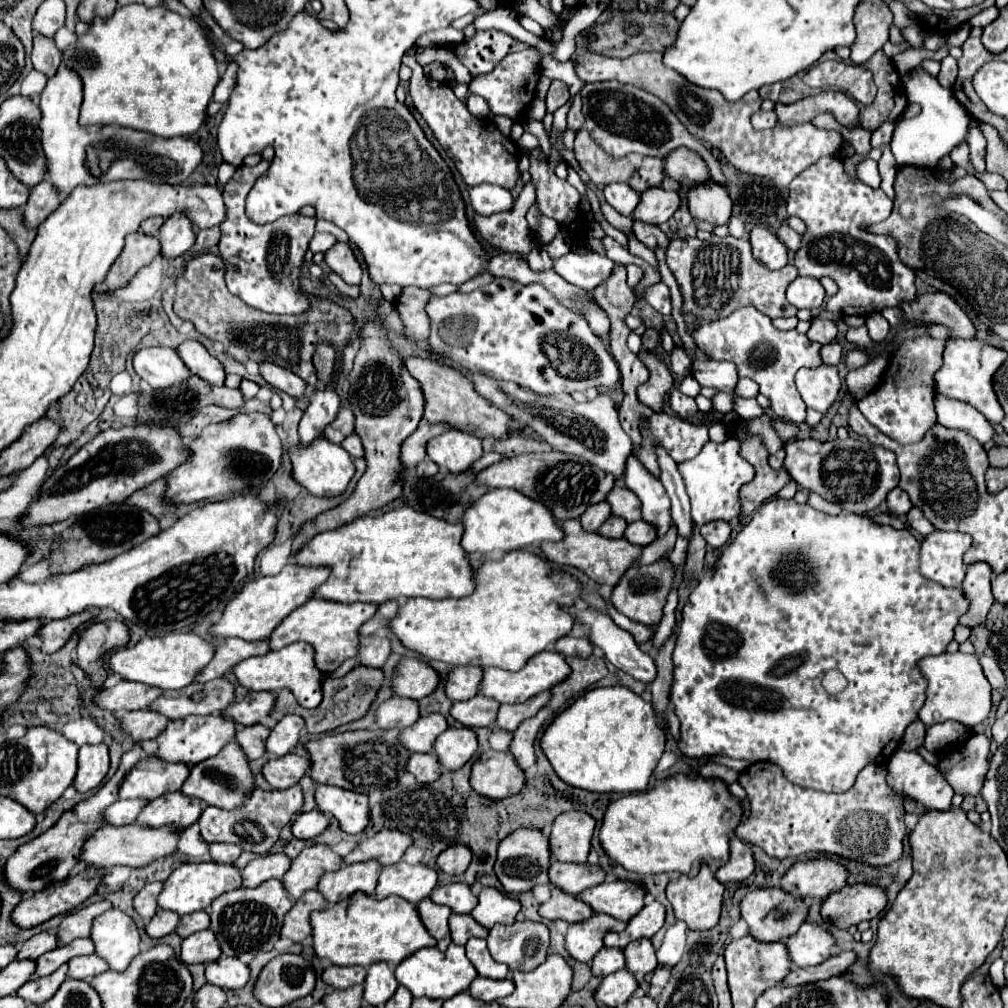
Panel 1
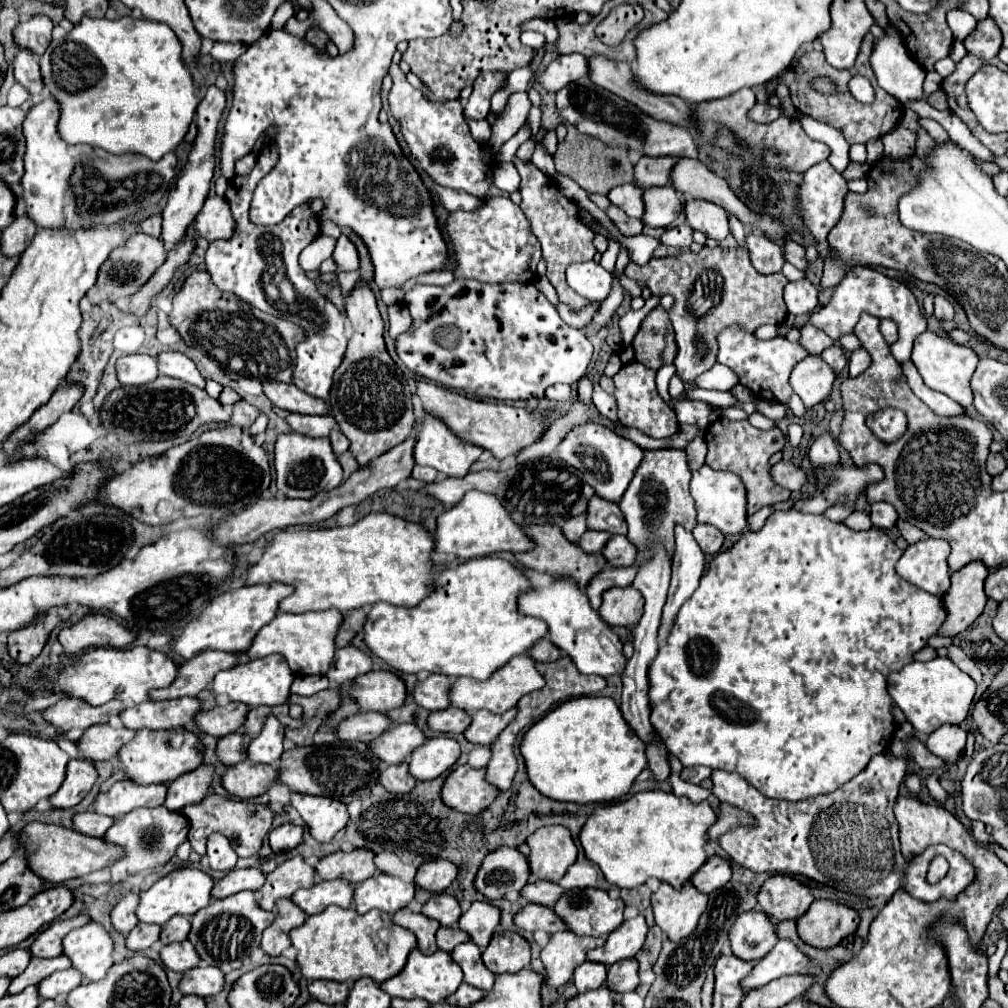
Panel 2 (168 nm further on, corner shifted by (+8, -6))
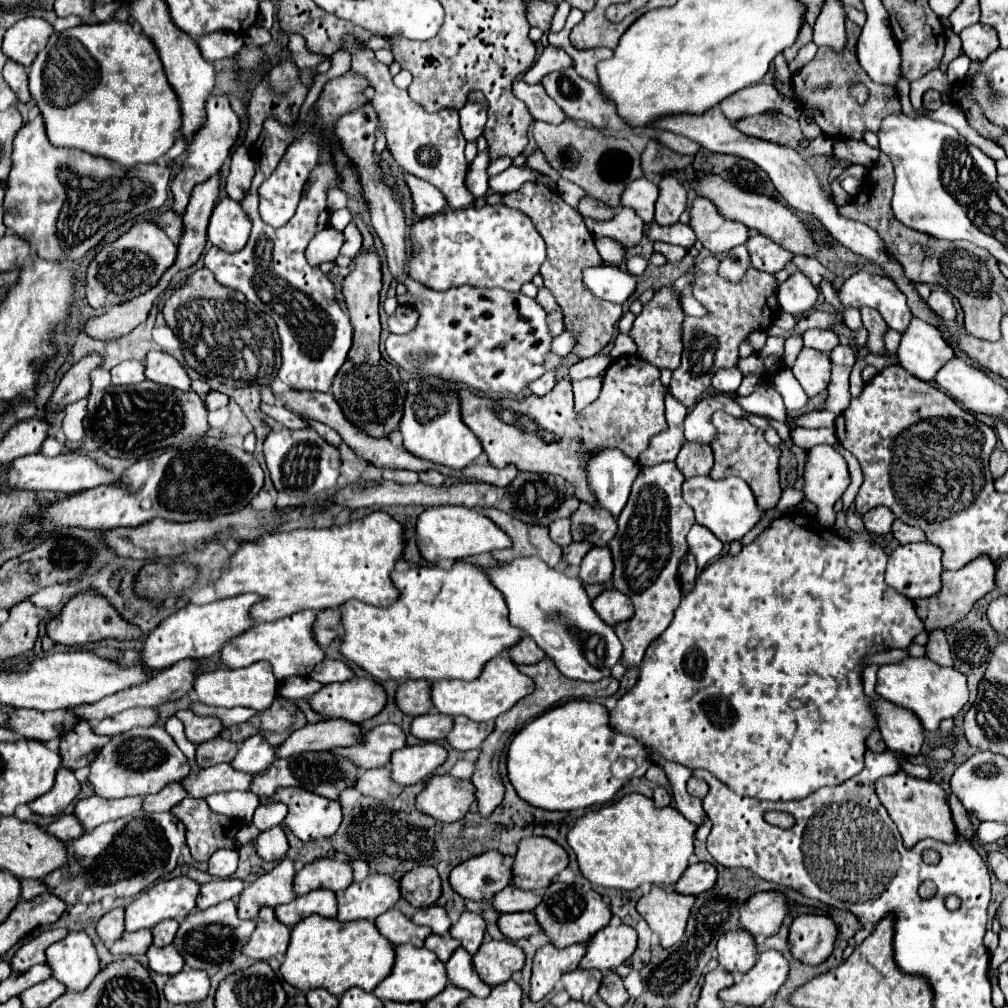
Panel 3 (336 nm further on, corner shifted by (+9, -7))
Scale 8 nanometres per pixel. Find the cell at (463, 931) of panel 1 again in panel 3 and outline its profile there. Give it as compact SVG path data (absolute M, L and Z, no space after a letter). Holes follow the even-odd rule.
M431 934L431 936L427 936L427 940L425 940L425 948L427 948L427 950L433 950L441 962L447 962L449 956L451 956L459 946L461 946L461 942L459 942L459 940L453 940L453 936L449 936L449 934L445 934L445 936Z

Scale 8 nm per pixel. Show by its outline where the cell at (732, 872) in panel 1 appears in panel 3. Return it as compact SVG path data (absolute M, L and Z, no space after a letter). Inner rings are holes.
M697 862L691 864L683 876L679 878L679 882L675 884L675 890L681 894L701 894L707 892L709 888L713 888L713 884L717 882L717 870L713 864L709 862Z

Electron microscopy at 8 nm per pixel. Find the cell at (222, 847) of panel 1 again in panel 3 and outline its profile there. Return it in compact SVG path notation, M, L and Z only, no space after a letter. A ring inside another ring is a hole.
M217 850L213 852L213 856L209 858L209 874L217 876L217 878L229 878L235 870L237 870L237 860L239 854L235 850Z

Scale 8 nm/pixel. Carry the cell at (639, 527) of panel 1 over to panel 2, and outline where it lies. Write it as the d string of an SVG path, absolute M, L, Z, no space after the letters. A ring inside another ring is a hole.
M624 535L610 537L608 543L602 549L602 557L612 567L630 567L630 565L636 563L634 545Z

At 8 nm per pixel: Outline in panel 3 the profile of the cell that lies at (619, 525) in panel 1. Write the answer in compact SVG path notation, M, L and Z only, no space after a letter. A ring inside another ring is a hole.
M571 542L567 548L563 548L563 560L569 566L579 566L581 560L585 558L585 554L593 548L593 544L589 542Z

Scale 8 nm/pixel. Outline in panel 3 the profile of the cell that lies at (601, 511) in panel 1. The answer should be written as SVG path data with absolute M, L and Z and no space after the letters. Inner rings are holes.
M563 518L563 520L555 520L551 526L549 526L549 532L551 532L551 538L559 544L559 546L569 546L571 544L571 518Z

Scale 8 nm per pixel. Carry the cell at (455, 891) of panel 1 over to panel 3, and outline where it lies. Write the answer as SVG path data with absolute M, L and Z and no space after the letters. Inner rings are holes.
M441 906L419 908L411 920L413 920L415 924L429 926L435 934L445 934L445 932L449 932L449 928L451 928L451 920L449 920L447 912L445 912Z

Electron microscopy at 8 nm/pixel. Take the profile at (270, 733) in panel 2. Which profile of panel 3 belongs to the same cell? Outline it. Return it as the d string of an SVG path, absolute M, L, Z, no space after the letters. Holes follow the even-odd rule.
M251 736L241 744L231 766L241 772L257 774L257 772L263 772L265 768L269 768L269 764L273 760L275 760L275 750L267 742L267 738L265 736Z

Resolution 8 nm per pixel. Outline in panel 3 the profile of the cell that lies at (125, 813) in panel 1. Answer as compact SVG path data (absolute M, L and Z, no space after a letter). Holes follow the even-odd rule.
M65 814L57 818L53 824L49 824L47 832L55 834L63 842L69 842L69 840L77 840L77 836L83 836L85 828L81 828L81 820L77 820L77 816Z

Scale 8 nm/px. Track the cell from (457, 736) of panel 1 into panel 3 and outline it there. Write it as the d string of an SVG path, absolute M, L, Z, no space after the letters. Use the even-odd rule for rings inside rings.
M421 742L417 746L405 746L391 756L391 776L401 786L411 786L427 780L443 762L447 750L435 742Z

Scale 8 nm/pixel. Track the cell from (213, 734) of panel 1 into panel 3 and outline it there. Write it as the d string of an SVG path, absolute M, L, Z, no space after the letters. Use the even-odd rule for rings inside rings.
M163 726L131 728L129 732L113 736L111 742L101 748L91 764L89 782L95 788L95 794L101 798L149 796L157 794L169 782L181 782L185 776L189 776L189 772L191 768L187 756L179 750Z

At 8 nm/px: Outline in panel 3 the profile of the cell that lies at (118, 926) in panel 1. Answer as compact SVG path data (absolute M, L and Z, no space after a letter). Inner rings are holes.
M83 930L69 932L63 940L51 944L45 954L53 976L73 992L85 990L101 970L97 948Z

